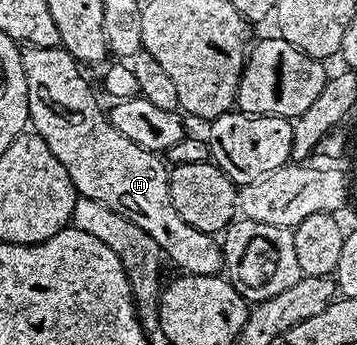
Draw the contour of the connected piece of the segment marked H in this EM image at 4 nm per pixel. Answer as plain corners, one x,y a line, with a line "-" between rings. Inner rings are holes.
35,45
22,49
22,62
24,79
28,79
29,124
33,132
42,137
44,143
48,143
48,151
52,151
52,155
60,159
64,171
68,171
68,179
72,179
75,193
99,201
146,231
159,244
165,260
169,264
171,261
183,274
191,277
221,274
224,262
219,238
212,233
196,231
192,223
184,223
184,219
180,219
180,211
176,211
176,203
172,203
170,169
167,162
159,154
132,143
132,139
120,135
120,131
112,127
109,116
98,106
98,97
94,94
93,87
86,82
86,77
82,74
84,69
80,62
63,47

